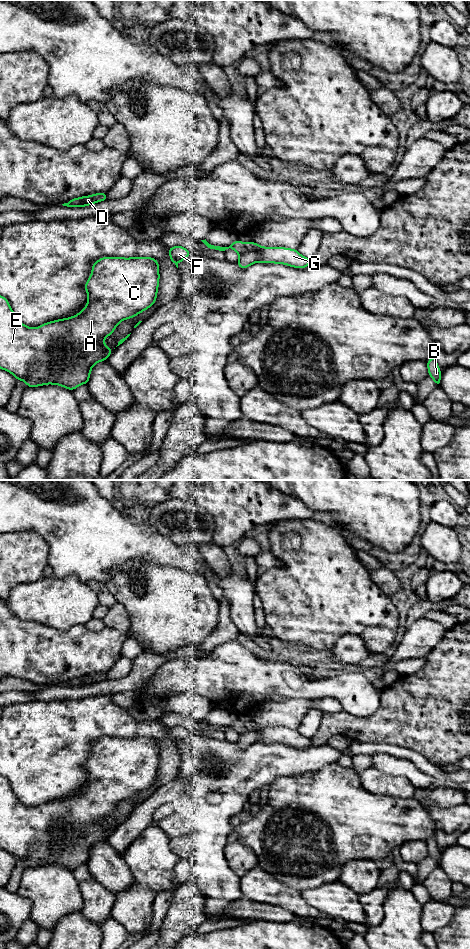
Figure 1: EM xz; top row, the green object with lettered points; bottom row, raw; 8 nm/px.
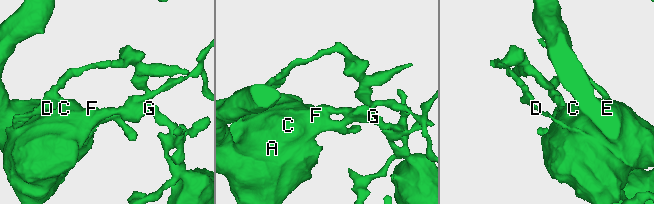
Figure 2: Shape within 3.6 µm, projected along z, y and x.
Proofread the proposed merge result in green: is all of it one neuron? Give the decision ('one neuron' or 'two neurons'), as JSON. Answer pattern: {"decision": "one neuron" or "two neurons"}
{"decision": "two neurons"}

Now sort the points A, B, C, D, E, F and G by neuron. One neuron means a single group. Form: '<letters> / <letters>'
A B C E F / D G

